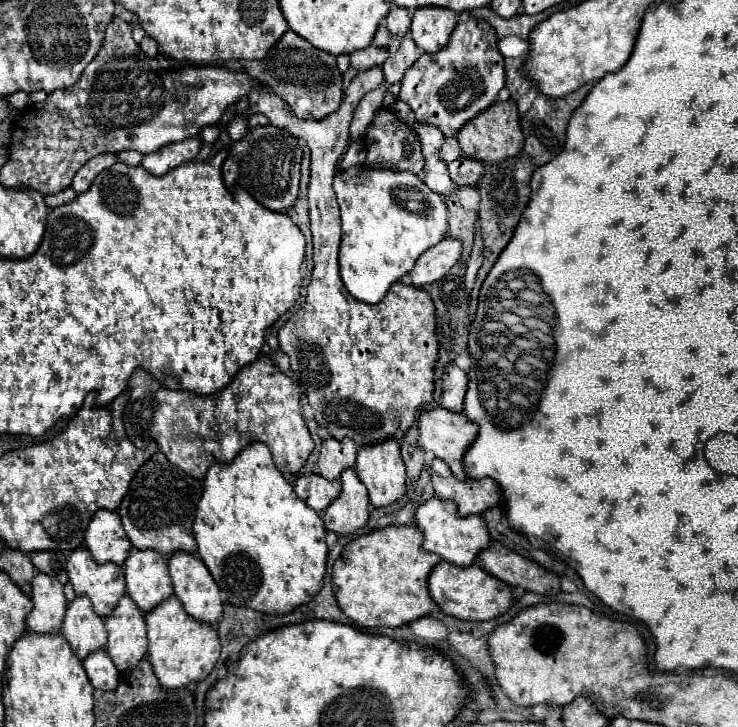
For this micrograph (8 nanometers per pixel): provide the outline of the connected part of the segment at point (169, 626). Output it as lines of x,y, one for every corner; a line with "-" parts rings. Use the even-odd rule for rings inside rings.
174,596
172,602
166,602
154,610
154,614
146,614
148,626
148,660
154,668
156,678
166,688
186,688
188,684
202,682
214,668
220,658
220,642
214,626
206,626
206,622
198,622
184,612
182,602

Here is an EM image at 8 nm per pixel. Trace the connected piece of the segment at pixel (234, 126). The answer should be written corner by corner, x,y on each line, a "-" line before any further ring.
236,116
230,124
228,124
228,134
230,134
230,142
238,142
244,138
248,126
246,126
246,118

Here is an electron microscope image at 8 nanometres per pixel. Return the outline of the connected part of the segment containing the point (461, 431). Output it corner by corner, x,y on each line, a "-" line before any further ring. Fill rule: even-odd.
432,408
432,410
426,410
426,412
420,414
418,426
420,426
418,442
420,442
422,450
432,452
436,458
444,460
458,480
466,480
468,476
464,472
462,460
464,460
466,450
470,448
470,444
478,436
478,424
468,420
464,412
452,412
452,410
446,410
446,408

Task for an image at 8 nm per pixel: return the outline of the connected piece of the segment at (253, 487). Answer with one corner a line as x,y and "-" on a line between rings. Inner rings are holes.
262,442
248,444
230,464
214,464
204,478
204,492
194,518
198,556
234,606
264,614
286,614
308,604
322,588
326,574
326,530
318,512
310,510
274,466
270,450

